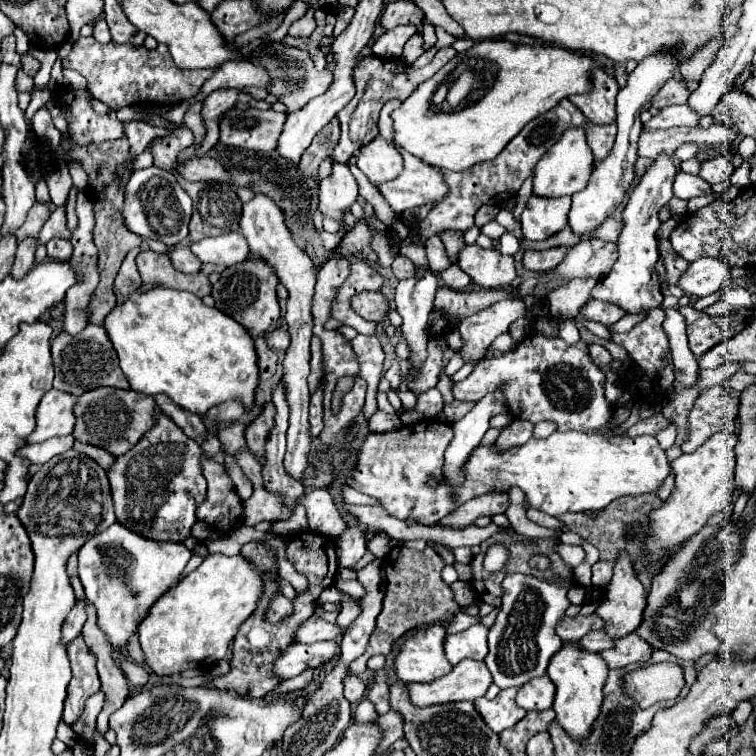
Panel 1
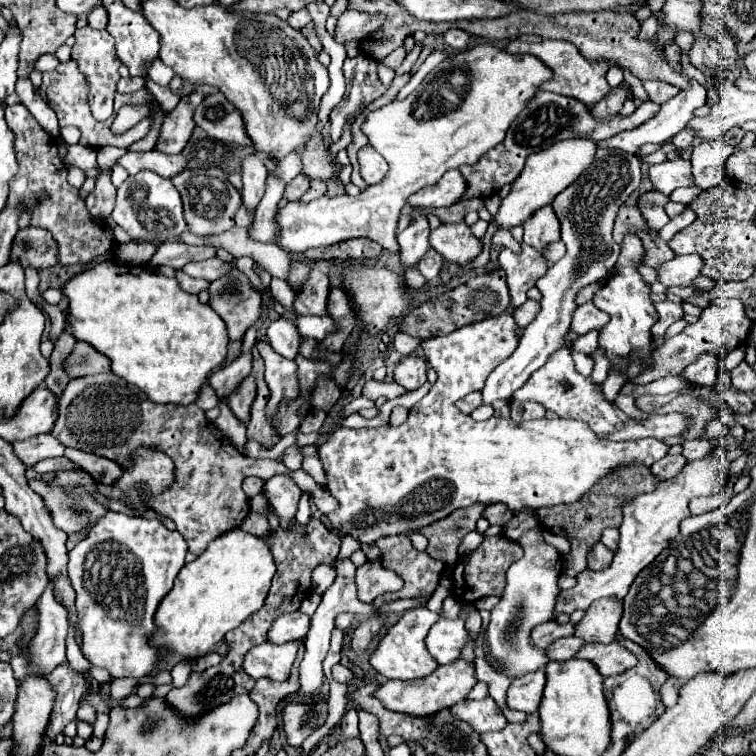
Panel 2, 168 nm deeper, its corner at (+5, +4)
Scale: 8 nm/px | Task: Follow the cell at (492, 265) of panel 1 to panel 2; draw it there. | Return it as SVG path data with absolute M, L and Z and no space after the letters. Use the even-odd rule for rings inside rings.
M449 223L431 231L431 245L445 261L455 265L467 265L475 261L483 251L483 241L477 239L465 223Z

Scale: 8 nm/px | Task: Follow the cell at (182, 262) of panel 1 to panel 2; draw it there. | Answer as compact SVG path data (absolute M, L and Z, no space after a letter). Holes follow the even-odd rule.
M211 257L211 259L205 259L201 263L187 263L183 267L183 271L191 277L201 277L201 279L207 279L207 281L213 281L217 279L219 275L227 273L231 269L229 263L223 263L219 257Z

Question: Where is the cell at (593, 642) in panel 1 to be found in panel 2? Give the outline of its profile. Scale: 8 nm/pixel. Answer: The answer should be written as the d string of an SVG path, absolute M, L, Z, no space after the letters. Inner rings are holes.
M573 635L573 637L557 639L555 643L551 643L551 647L547 647L547 651L553 661L567 661L567 659L573 659L583 645L585 645L585 641L581 637Z

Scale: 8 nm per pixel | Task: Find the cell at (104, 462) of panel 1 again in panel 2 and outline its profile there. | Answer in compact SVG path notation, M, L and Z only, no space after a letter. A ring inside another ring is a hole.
M67 449L65 457L71 459L73 463L77 463L79 467L83 467L85 471L89 471L103 485L111 485L121 475L121 467L107 457L99 457L99 455L75 451L75 449Z

